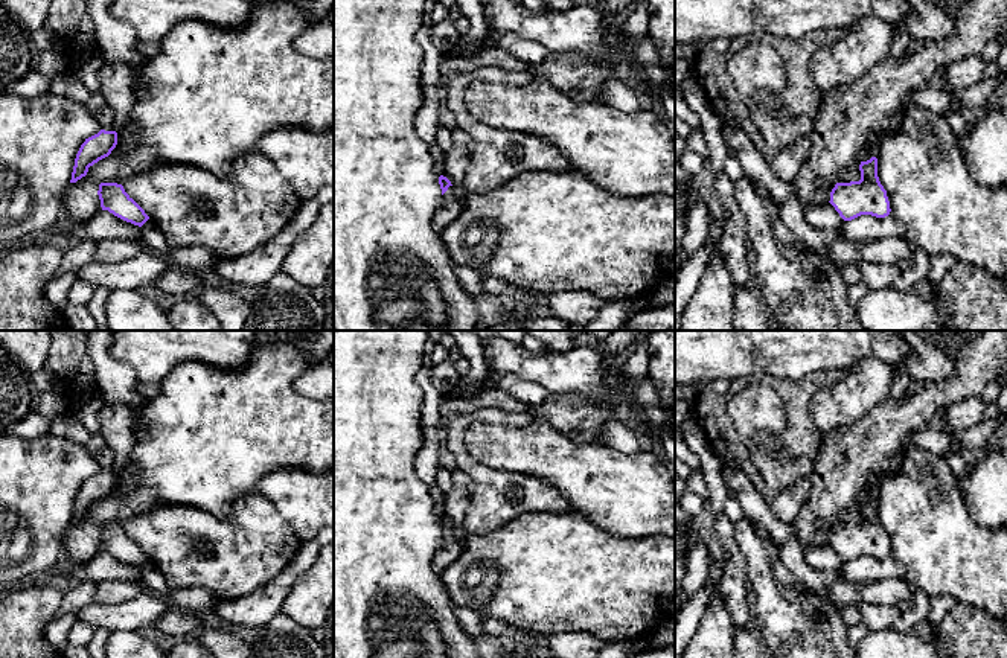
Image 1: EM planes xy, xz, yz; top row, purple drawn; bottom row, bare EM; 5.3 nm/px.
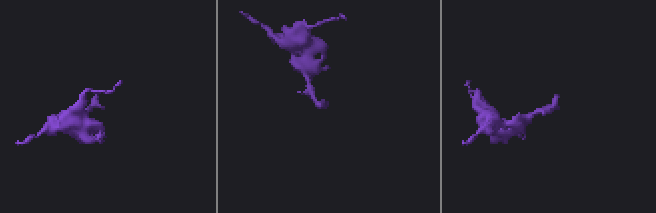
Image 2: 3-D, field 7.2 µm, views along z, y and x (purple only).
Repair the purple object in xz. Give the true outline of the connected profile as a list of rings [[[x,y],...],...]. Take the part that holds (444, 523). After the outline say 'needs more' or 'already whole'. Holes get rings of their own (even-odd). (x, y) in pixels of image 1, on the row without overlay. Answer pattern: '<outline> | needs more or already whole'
[[[440,516],[439,525],[442,530],[442,542],[433,559],[433,568],[440,574],[448,565],[454,564],[460,557],[463,544],[462,536],[452,529],[446,518]]] | needs more

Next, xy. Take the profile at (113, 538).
[[[101,524],[98,536],[102,551],[108,551],[126,564],[142,568],[149,561],[145,551],[125,533],[122,525]]] | already whole

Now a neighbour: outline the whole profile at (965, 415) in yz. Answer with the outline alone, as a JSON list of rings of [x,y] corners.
[[[980,396],[964,399],[946,407],[949,426],[954,431],[964,431],[984,420],[986,404]]]

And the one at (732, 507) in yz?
[[[730,494],[724,503],[724,513],[736,525],[745,515],[736,494]]]

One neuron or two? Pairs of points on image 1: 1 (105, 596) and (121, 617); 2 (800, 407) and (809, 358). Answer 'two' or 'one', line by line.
1: two
2: two

